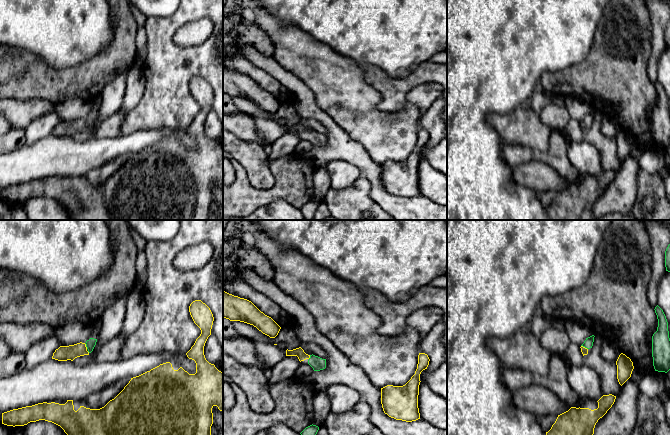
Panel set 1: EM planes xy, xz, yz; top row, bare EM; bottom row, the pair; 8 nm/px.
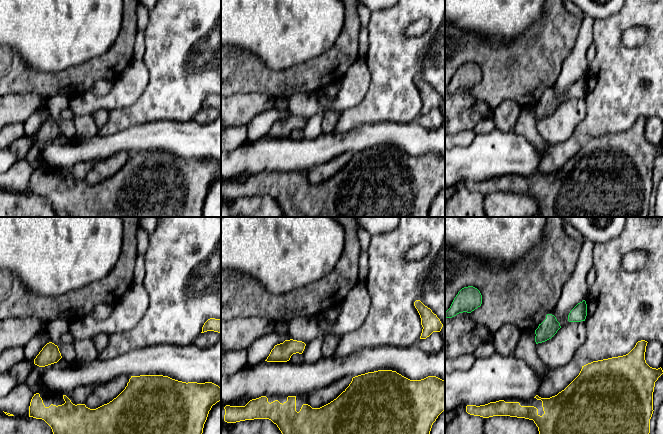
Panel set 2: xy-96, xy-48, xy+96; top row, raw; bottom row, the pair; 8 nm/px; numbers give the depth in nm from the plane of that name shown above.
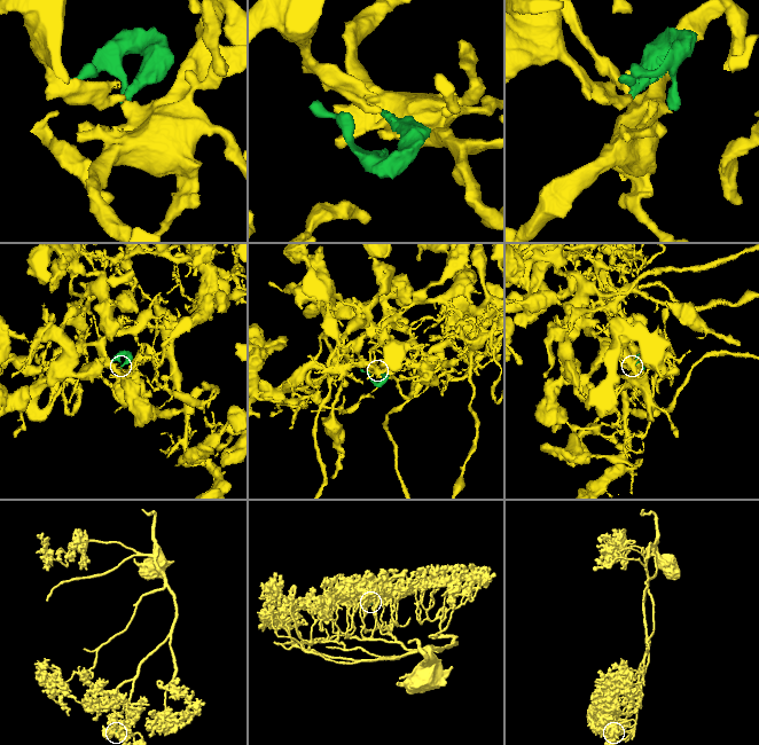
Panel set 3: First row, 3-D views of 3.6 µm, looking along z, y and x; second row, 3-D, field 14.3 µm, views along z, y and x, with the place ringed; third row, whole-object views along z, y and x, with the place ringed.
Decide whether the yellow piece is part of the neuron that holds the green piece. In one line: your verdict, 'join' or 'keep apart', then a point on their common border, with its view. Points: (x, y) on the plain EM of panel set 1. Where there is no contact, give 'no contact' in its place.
join; meets green in xy at (86, 122)

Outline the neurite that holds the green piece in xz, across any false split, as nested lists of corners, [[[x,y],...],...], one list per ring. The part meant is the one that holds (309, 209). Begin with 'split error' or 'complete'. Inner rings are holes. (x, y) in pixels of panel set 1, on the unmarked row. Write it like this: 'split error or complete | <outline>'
complete | [[[310,201],[306,203],[300,210],[302,212],[302,215],[304,217],[304,220],[314,220],[314,216],[316,213],[316,210],[319,206],[319,203],[316,201]]]

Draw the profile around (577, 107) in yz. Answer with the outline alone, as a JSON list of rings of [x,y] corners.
[[[576,95],[566,97],[565,106],[569,112],[570,118],[574,118],[580,122],[588,113],[593,111],[582,98]]]

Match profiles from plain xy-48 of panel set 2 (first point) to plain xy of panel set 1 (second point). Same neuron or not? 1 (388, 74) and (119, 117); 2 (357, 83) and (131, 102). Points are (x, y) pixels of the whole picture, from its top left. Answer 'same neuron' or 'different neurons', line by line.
1: different neurons
2: same neuron

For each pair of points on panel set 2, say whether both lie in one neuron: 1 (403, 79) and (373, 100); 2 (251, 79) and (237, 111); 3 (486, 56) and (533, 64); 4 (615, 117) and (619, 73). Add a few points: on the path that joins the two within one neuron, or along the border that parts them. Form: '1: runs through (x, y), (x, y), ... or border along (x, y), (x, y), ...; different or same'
1: runs through (396, 86), (380, 100); same
2: border along (231, 94), (264, 93), (268, 96); different
3: runs through (498, 62), (503, 64), (521, 64); same
4: runs through (615, 106), (615, 97), (619, 90), (619, 84); same

